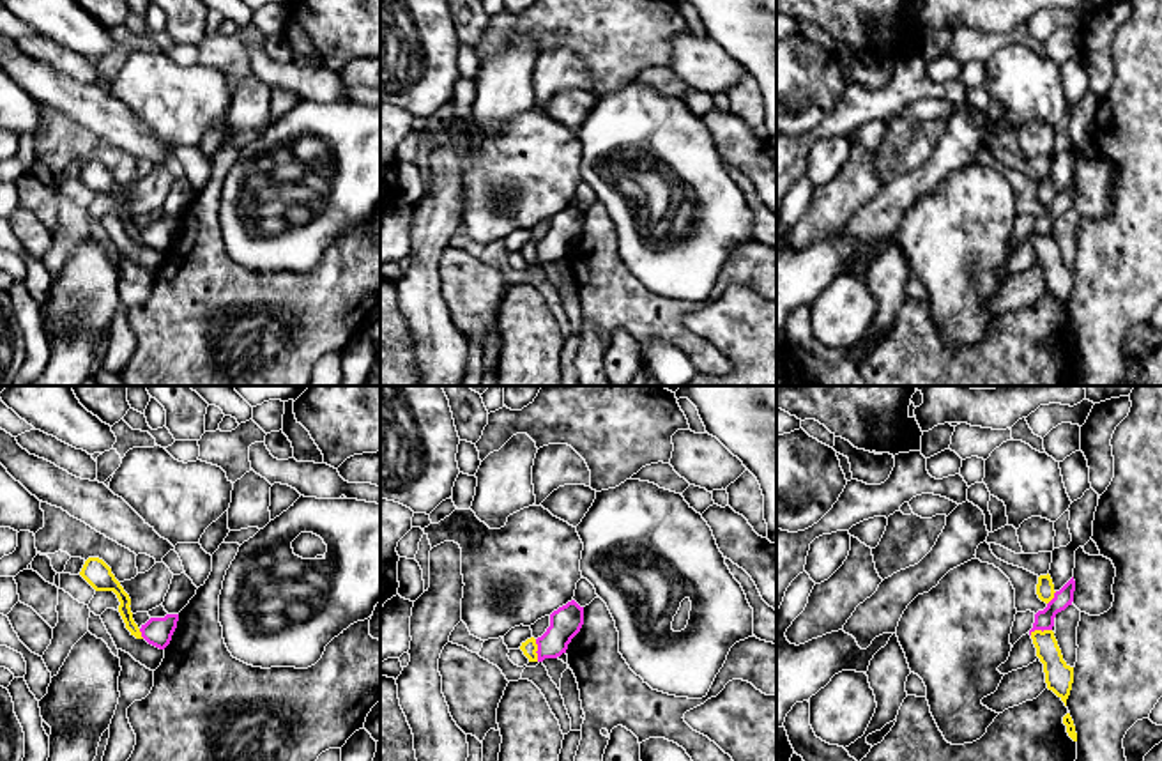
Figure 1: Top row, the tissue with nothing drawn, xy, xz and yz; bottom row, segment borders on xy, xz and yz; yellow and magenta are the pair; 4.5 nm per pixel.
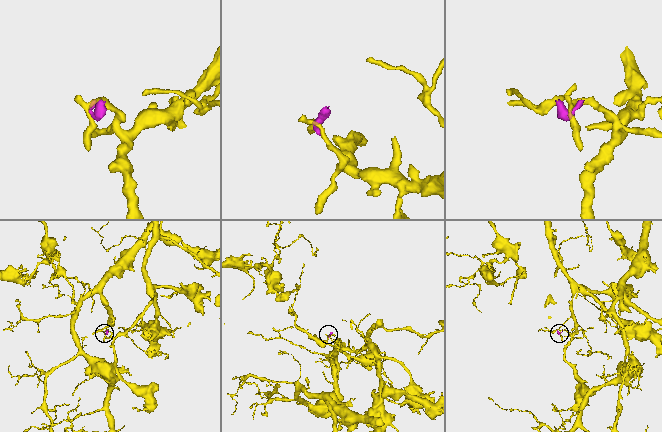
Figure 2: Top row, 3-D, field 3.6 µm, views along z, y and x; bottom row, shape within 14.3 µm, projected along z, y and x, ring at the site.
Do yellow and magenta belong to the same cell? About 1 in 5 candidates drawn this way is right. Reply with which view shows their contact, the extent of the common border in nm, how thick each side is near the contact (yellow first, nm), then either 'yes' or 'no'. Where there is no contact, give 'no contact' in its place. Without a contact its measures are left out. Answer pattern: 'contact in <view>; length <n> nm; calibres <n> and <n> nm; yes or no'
contact in yz; length 110 nm; calibres 130 and 100 nm; no

